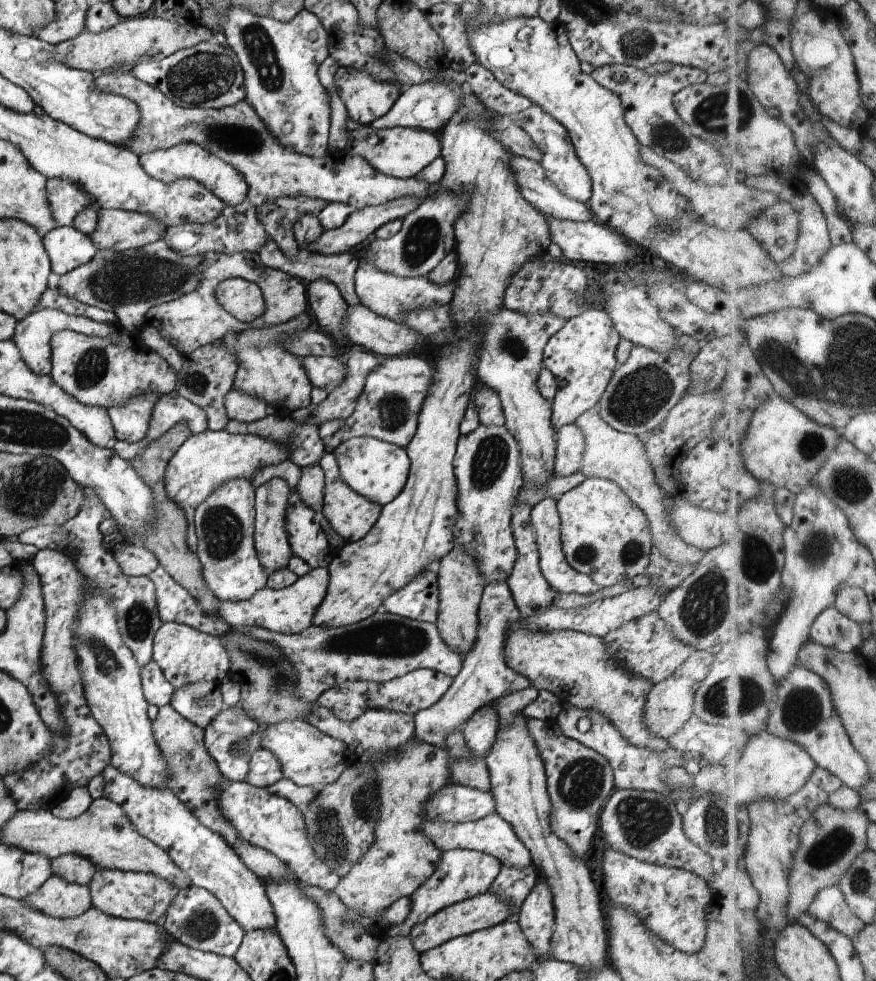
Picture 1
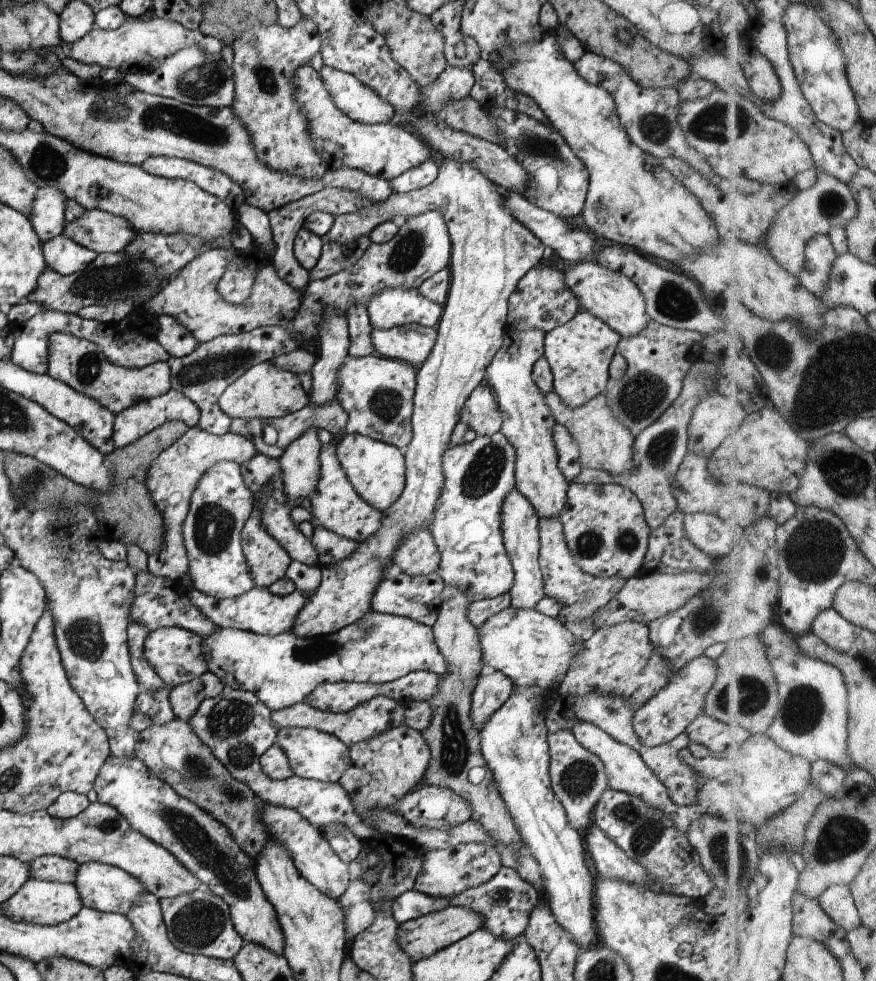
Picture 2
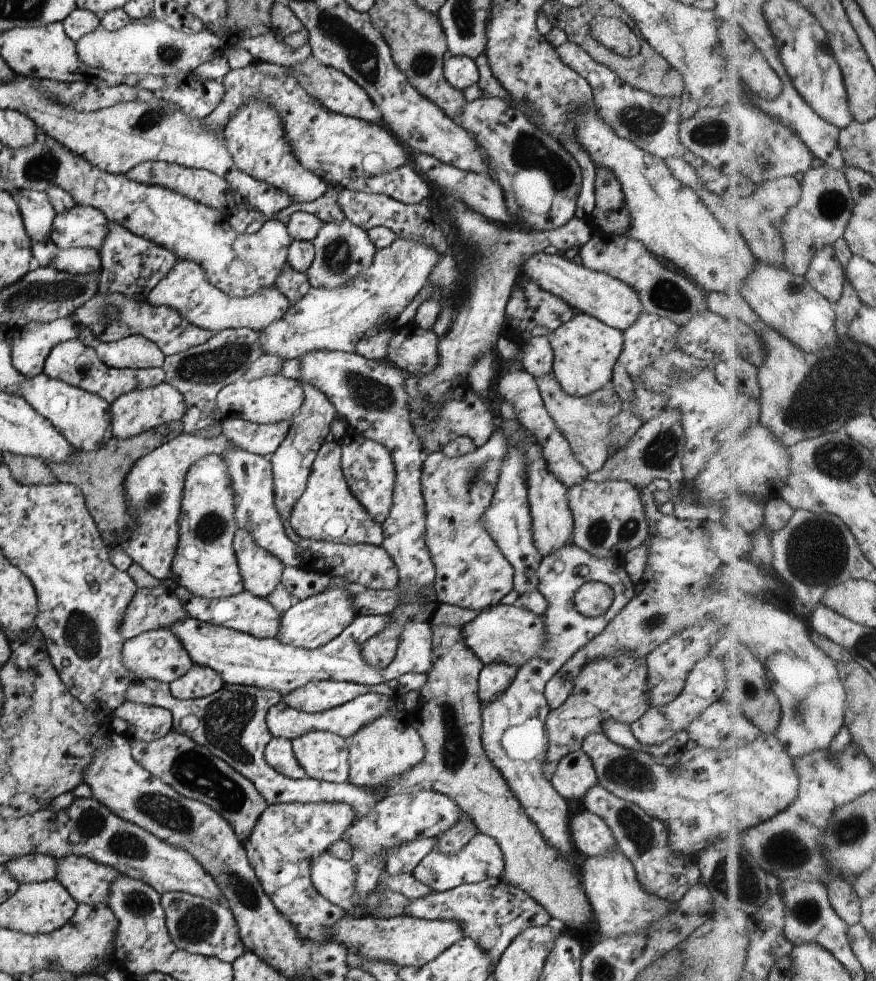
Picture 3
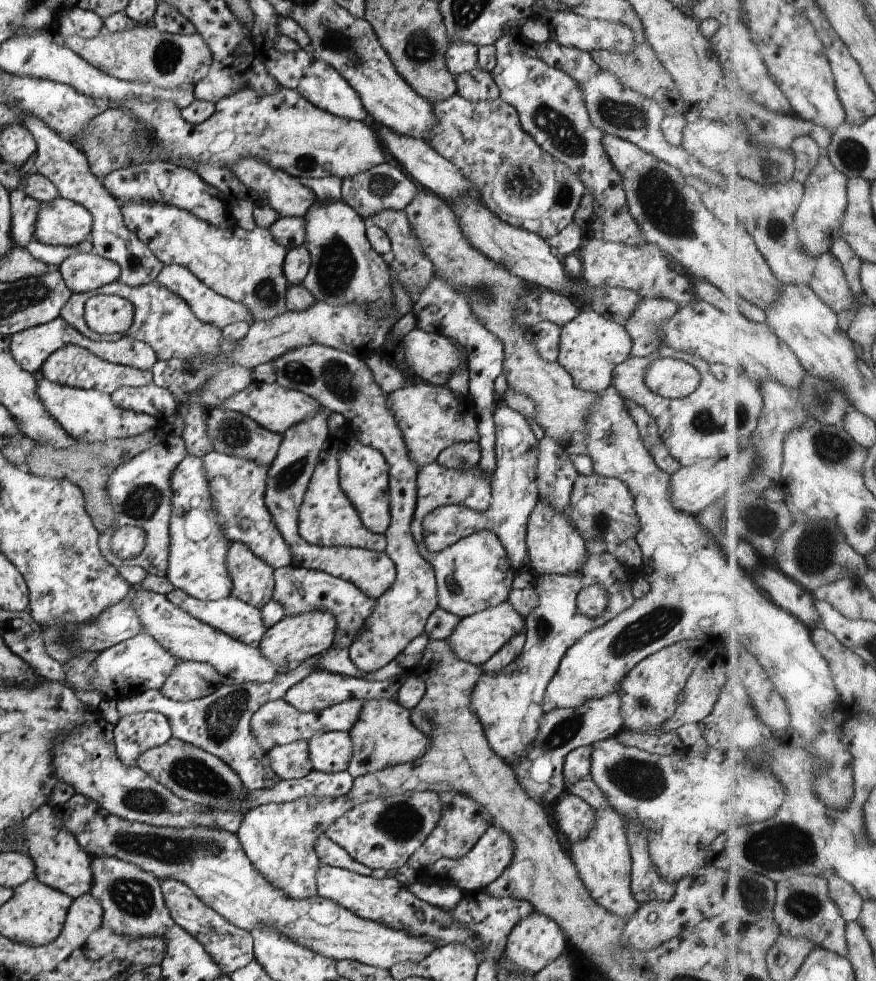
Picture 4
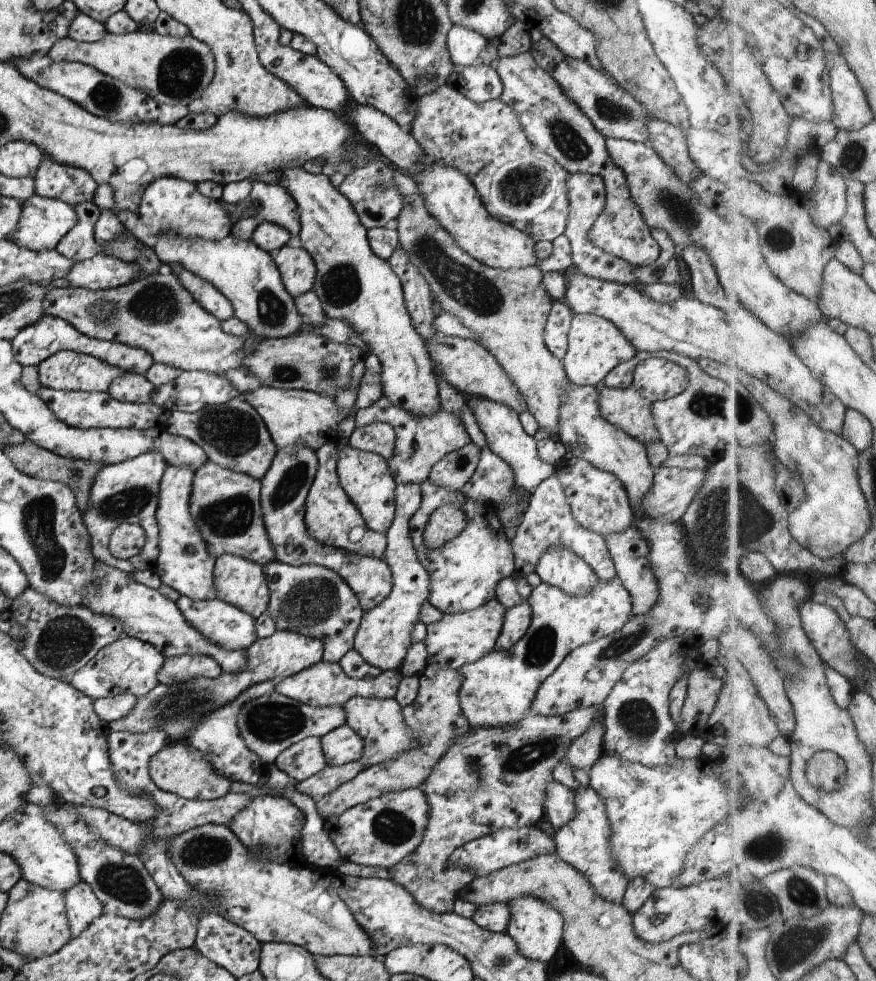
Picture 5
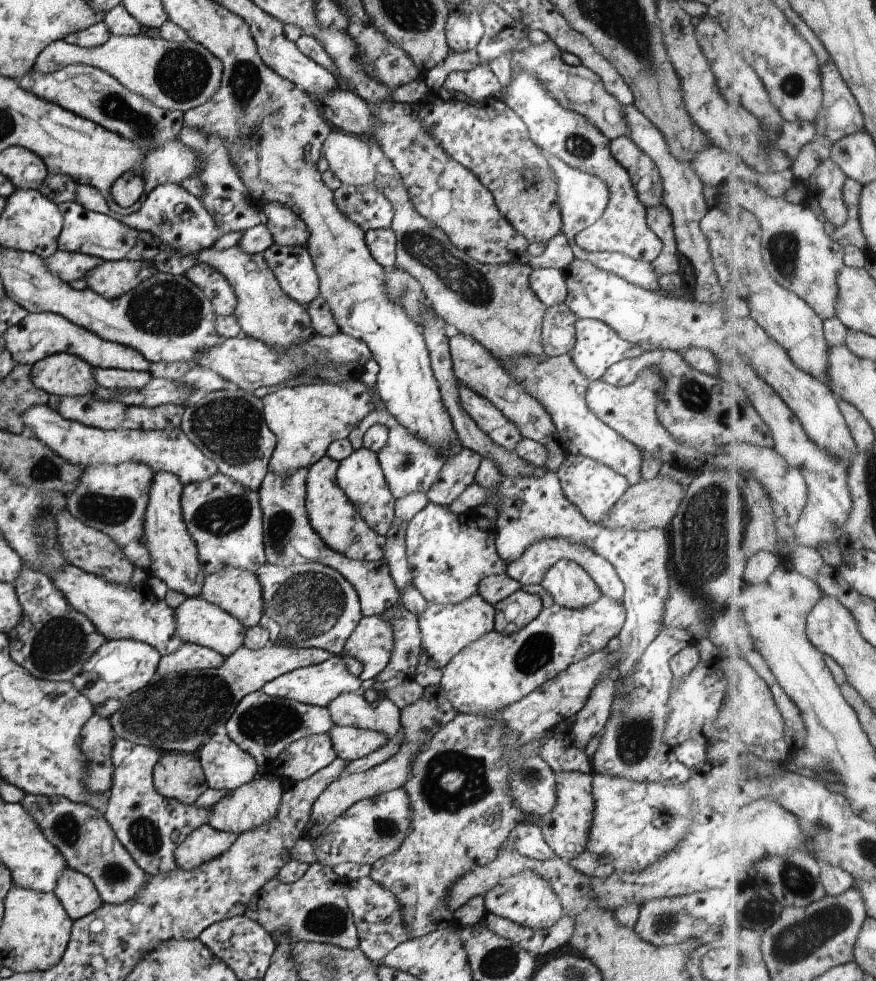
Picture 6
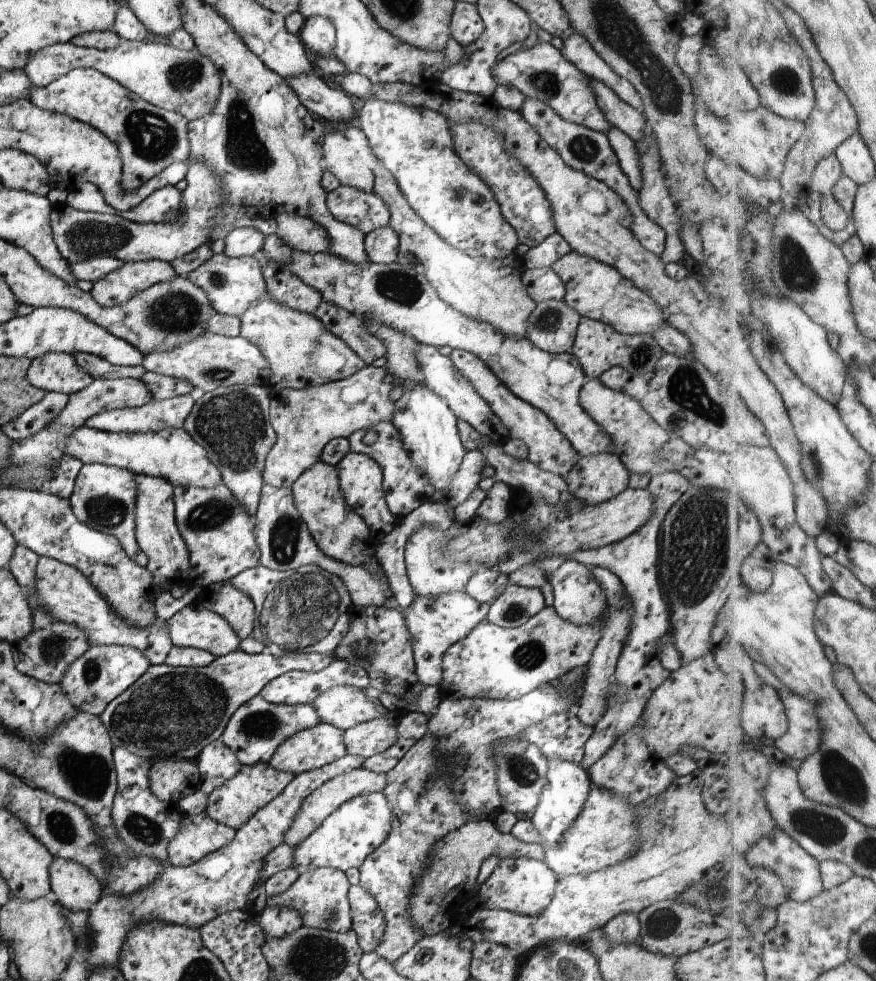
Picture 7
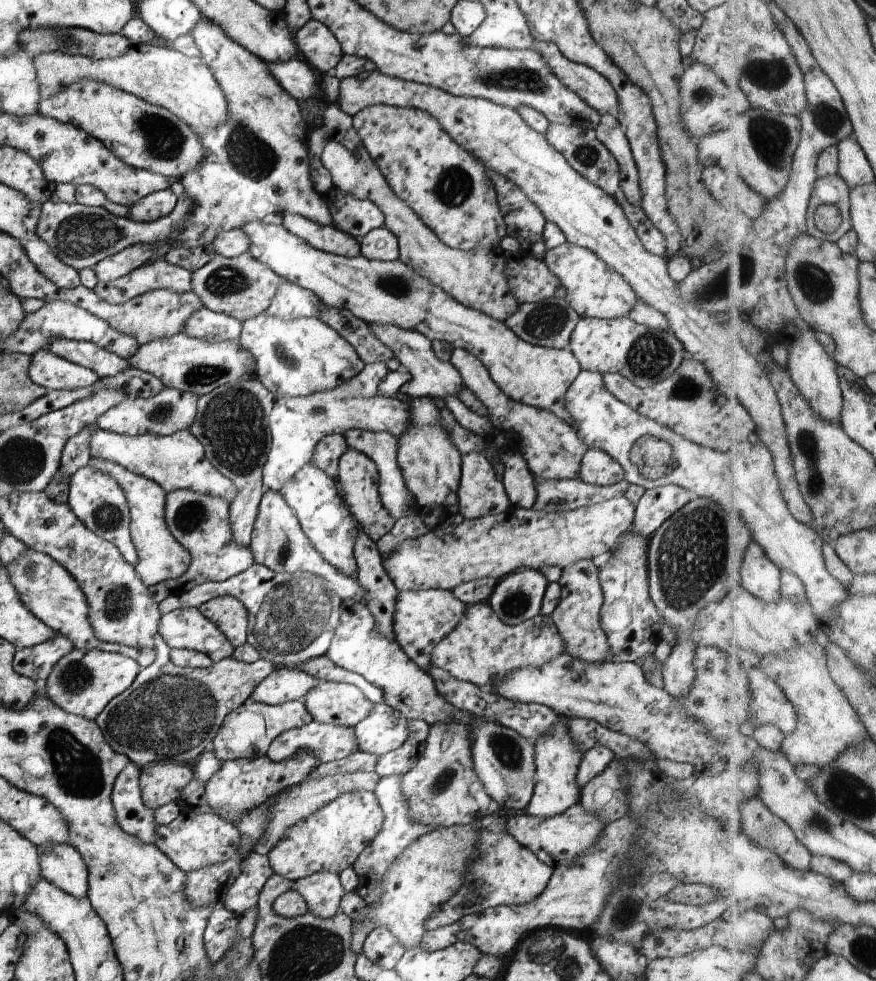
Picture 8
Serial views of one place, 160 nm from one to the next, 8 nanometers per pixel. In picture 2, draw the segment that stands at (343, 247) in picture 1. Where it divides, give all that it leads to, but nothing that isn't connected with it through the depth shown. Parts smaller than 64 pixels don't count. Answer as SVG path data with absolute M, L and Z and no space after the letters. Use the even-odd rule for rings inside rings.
M445 159L440 166L438 176L427 187L404 193L391 194L385 201L376 203L366 196L346 188L323 188L318 192L305 196L293 203L271 210L267 215L273 236L274 252L270 264L275 268L278 276L286 281L292 288L304 291L309 285L311 276L296 260L293 251L294 239L297 232L303 228L304 221L309 214L322 211L335 215L330 232L326 235L331 241L346 244L357 239L360 235L368 235L371 230L382 221L392 221L401 227L412 216L430 210L442 213L449 237L451 238L452 256L449 262L452 281L448 289L446 302L440 320L437 322L437 337L432 352L428 358L418 366L416 371L416 386L413 392L413 411L411 414L411 427L413 437L404 450L405 455L405 487L399 499L390 505L383 514L381 527L368 540L359 543L359 547L343 561L325 566L320 570L320 584L308 596L305 606L296 615L292 632L299 637L312 639L322 635L332 634L342 630L345 626L354 624L371 609L371 598L378 583L386 574L386 570L393 564L393 554L401 543L401 538L418 527L430 526L437 500L441 496L444 482L442 459L450 448L454 427L460 422L459 416L462 407L467 402L468 395L486 377L486 367L499 348L502 348L507 322L507 306L509 296L514 292L518 281L542 260L544 244L526 226L520 224L505 209L505 196L498 192L498 185L484 176L471 163Z

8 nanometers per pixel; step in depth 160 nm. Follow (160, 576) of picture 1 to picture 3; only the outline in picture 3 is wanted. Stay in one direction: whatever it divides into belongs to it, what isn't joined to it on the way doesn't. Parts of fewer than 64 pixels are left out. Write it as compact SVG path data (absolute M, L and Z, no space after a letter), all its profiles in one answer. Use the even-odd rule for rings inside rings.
M155 586L139 588L128 603L121 624L121 635L125 640L146 631L169 628L179 620L188 617L175 591Z

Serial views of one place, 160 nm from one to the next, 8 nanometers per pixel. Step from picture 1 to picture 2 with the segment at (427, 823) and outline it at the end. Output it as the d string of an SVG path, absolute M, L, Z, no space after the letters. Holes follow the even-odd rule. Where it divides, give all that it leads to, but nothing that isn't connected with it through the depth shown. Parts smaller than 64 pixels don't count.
M225 686L224 690L214 698L207 698L200 703L194 716L188 724L193 728L196 736L214 753L214 756L227 768L227 771L239 781L245 782L256 796L266 804L276 807L286 807L298 811L316 828L329 824L341 823L348 827L357 837L370 839L378 832L388 834L394 838L404 840L423 854L437 851L459 844L481 842L496 846L504 867L515 870L517 867L517 851L507 845L502 845L493 839L486 829L471 818L465 823L453 826L450 830L416 828L408 824L400 815L391 813L388 809L374 811L363 819L355 809L351 796L342 788L340 783L329 783L316 779L305 779L292 776L287 779L274 780L261 767L260 756L277 740L277 730L271 721L271 709L262 702L255 692L241 688Z

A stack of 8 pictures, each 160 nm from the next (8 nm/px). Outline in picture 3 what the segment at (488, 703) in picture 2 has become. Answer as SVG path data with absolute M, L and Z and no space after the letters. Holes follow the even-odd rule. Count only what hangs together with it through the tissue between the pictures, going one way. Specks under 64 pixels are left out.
M492 663L484 665L479 674L478 696L482 703L497 699L512 684L518 672L518 667L512 663Z

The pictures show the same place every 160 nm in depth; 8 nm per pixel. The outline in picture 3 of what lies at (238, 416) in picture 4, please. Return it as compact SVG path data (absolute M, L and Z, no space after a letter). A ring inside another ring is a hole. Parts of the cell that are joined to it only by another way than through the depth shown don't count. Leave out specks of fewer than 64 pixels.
M226 417L221 422L222 436L236 449L266 457L276 452L286 438L291 424L289 421L261 425L242 417Z

